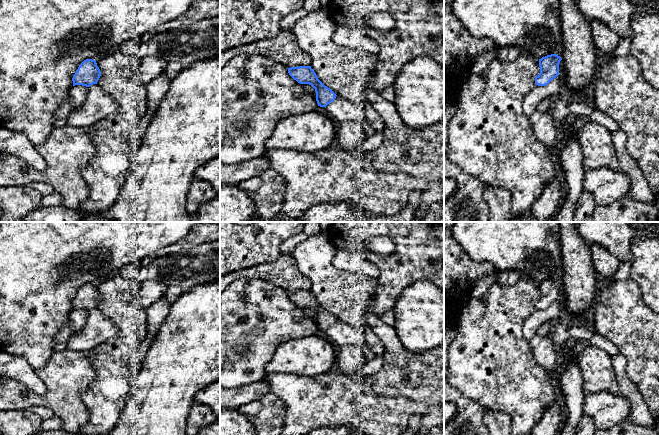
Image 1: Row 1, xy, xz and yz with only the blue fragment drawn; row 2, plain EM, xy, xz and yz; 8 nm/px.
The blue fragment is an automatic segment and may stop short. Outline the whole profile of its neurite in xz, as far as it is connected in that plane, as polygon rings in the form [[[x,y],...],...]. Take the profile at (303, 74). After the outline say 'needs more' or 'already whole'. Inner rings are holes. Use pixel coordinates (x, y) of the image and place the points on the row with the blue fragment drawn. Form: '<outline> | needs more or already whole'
[[[311,66],[291,67],[288,73],[298,83],[309,84],[315,89],[318,106],[326,108],[335,100],[337,95],[318,79]]] | already whole

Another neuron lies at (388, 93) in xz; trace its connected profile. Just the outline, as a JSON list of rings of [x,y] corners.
[[[392,85],[380,92],[381,96],[390,102],[395,100],[395,91]]]

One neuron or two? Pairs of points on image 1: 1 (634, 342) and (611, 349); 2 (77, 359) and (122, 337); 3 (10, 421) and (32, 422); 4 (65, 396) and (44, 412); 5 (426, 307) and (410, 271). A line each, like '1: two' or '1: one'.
1: two
2: two
3: one
4: two
5: two

